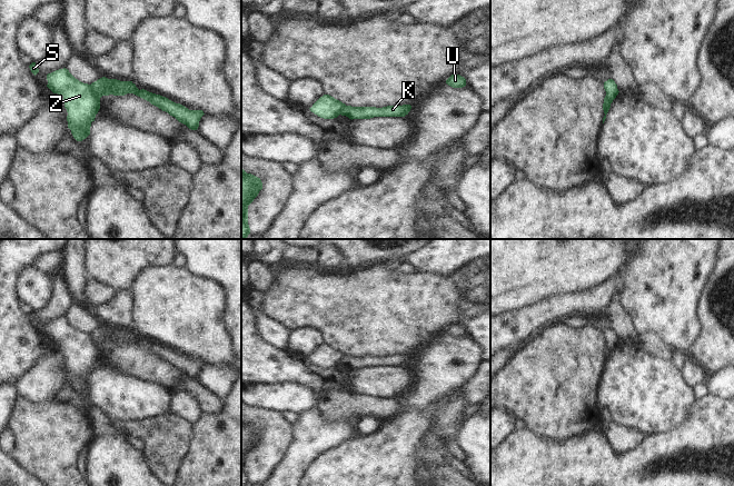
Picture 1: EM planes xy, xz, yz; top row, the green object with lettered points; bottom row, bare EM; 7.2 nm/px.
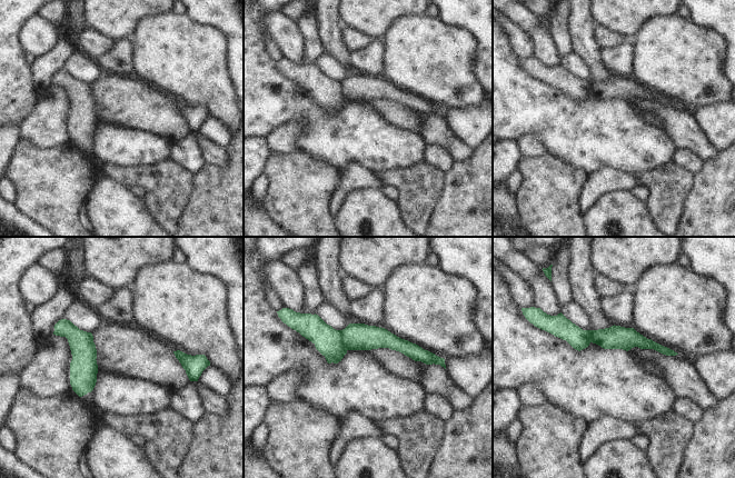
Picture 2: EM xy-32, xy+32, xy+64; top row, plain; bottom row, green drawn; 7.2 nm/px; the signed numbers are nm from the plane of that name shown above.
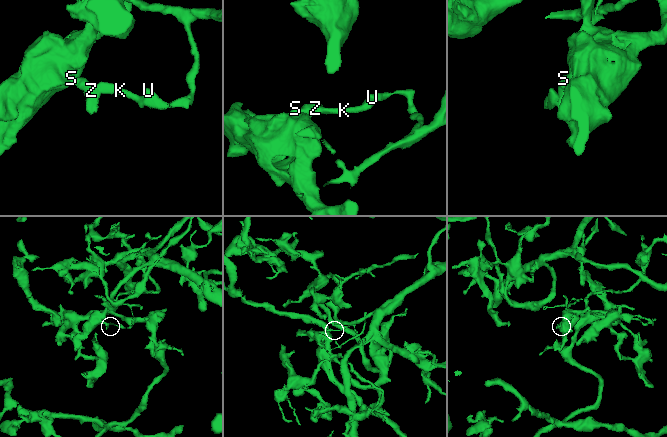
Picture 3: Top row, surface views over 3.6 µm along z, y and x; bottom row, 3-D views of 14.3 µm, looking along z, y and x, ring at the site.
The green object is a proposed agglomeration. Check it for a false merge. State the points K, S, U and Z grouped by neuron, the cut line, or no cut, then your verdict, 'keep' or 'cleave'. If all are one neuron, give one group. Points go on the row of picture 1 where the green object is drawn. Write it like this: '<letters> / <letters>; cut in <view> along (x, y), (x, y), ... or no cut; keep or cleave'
K U / S Z; cut in xy along (89, 85), (99, 101); cleave

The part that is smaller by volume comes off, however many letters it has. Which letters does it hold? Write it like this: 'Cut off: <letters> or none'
Cut off: K, U

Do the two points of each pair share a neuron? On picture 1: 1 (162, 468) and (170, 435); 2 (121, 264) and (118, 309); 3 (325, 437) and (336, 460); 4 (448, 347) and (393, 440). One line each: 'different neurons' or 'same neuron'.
1: same neuron
2: different neurons
3: different neurons
4: different neurons

